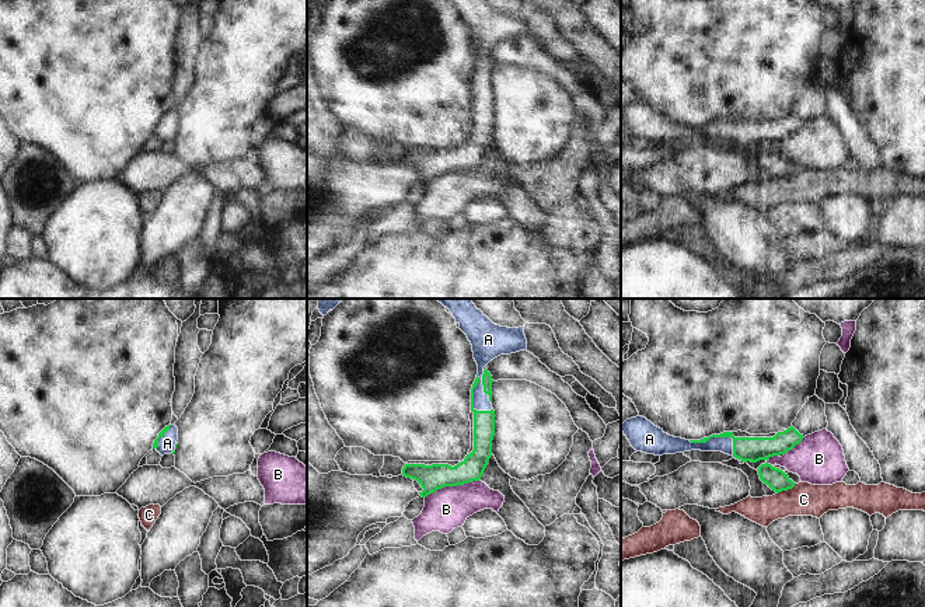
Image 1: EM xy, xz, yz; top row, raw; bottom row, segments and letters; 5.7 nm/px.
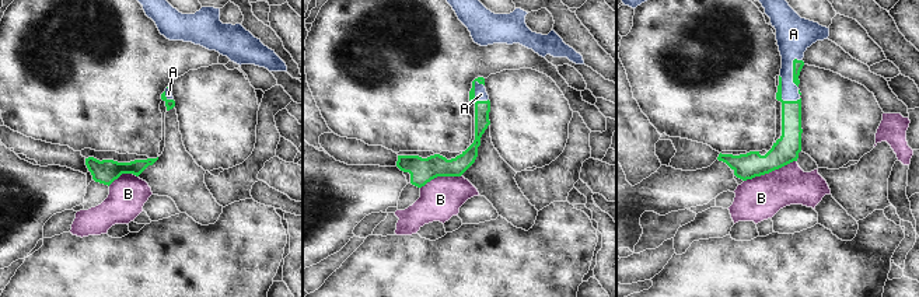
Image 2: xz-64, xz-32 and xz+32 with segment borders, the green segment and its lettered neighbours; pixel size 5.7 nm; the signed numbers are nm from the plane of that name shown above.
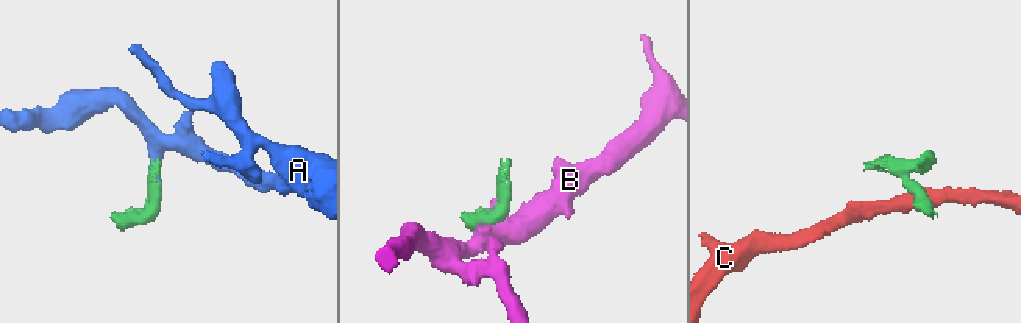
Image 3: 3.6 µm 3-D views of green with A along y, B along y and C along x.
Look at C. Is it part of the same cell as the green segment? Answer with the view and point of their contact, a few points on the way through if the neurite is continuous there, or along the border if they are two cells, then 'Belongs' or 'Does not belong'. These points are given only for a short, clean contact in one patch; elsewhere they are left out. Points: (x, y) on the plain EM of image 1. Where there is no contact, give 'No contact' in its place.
Touches green at yz (785, 175). Boundary: yz (795, 170), (777, 180). Does not belong.

